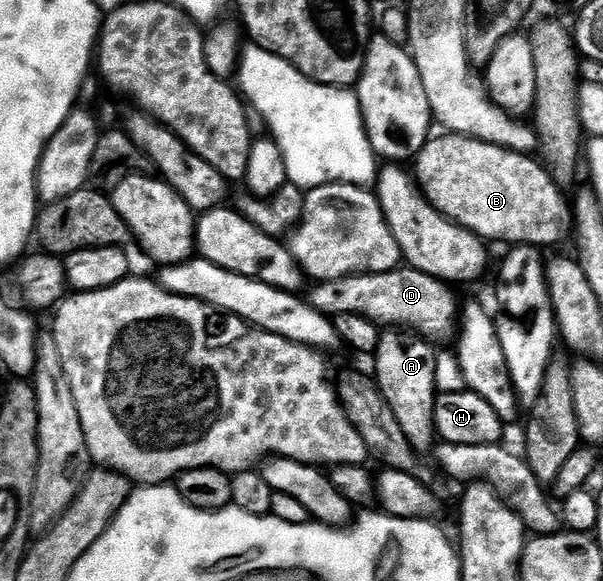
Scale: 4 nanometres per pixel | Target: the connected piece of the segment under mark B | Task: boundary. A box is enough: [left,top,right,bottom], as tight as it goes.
[418,133,574,246]

